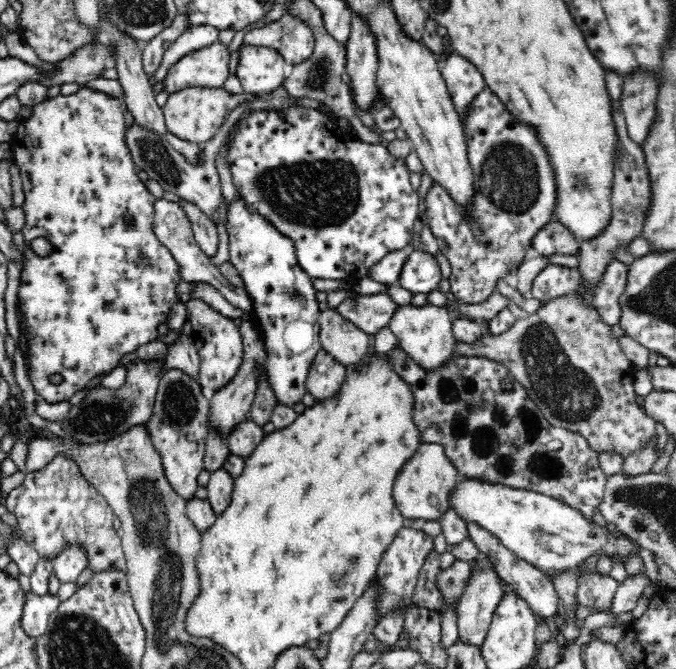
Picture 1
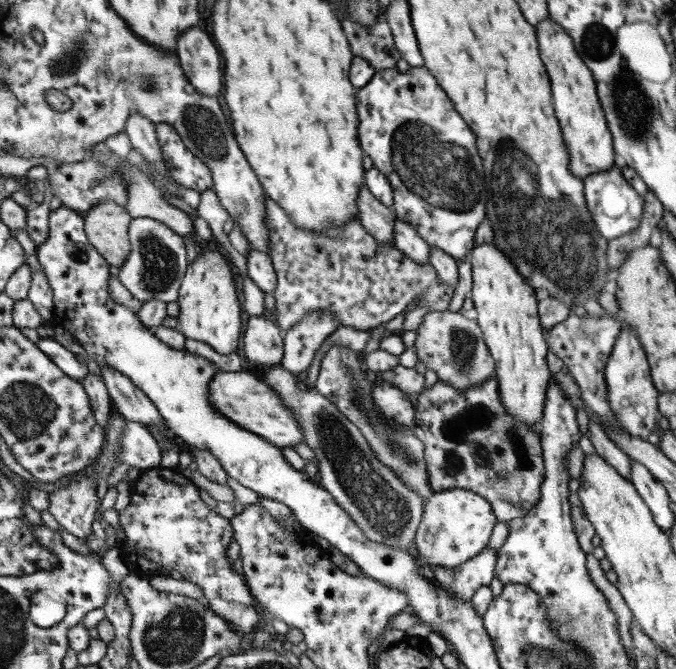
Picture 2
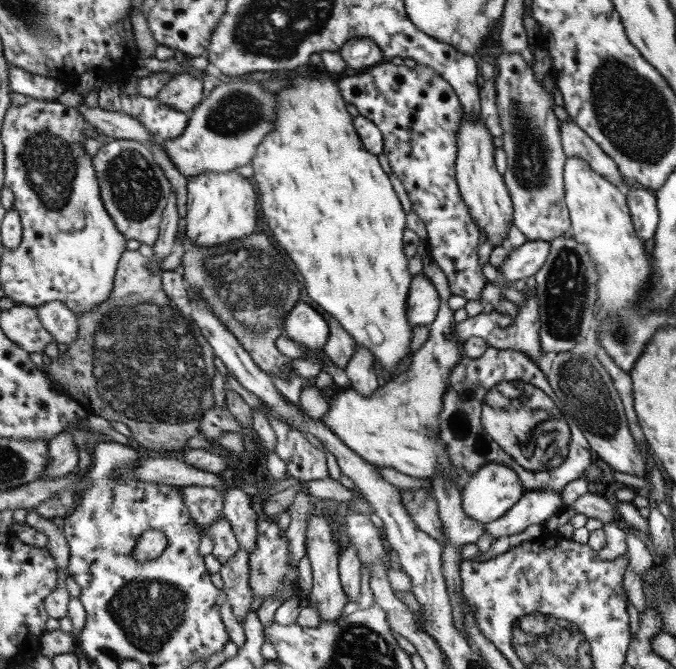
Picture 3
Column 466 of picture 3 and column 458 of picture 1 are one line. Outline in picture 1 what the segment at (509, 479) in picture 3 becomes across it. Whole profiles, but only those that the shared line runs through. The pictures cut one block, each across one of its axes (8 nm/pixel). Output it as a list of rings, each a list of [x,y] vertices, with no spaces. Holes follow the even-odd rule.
[[[461,478],[452,492],[450,507],[454,507],[466,522],[478,521],[490,531],[514,556],[539,568],[550,579],[566,572],[576,572],[588,558],[610,558],[620,564],[632,556],[640,556],[640,543],[622,533],[614,536],[608,526],[596,524],[579,508],[544,493],[490,484],[472,478]]]

